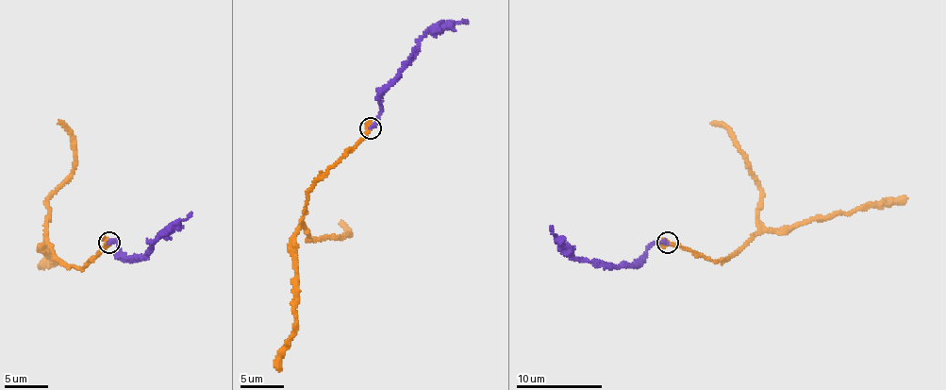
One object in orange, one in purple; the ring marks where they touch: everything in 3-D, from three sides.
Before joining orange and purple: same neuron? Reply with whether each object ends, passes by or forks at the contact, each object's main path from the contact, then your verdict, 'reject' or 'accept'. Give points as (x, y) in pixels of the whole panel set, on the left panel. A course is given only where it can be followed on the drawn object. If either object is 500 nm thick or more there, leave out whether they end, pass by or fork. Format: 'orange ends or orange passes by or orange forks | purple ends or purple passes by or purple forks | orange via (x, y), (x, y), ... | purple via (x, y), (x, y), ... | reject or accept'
orange forks | purple ends | orange via (109, 242), (81, 267), (55, 256), (44, 245), (44, 253), (56, 264), (44, 266) | purple via (109, 242), (118, 243), (117, 252), (127, 258), (135, 255), (140, 258), (176, 229), (191, 212) | accept

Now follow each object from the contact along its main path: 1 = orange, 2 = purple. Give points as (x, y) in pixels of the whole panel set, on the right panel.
1: (668, 242), (712, 261), (738, 249), (751, 238), (765, 231), (787, 231), (812, 220), (907, 198)
2: (668, 242), (653, 245), (647, 257), (632, 264), (623, 262), (616, 265), (578, 260), (550, 226)

